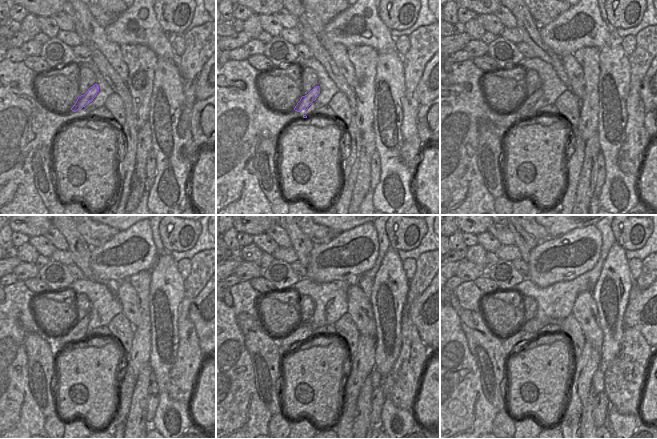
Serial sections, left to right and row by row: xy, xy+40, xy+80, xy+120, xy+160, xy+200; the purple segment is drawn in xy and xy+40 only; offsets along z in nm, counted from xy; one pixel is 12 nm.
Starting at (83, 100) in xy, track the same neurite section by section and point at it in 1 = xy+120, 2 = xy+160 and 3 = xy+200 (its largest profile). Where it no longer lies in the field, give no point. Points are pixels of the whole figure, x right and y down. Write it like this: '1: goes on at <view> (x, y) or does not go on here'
1: goes on at xy+120 (78, 332)
2: goes on at xy+160 (302, 333)
3: goes on at xy+200 (508, 343)

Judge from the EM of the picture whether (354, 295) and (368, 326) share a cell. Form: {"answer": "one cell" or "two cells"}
{"answer": "one cell"}

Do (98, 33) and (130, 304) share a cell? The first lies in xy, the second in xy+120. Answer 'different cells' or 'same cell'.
same cell

